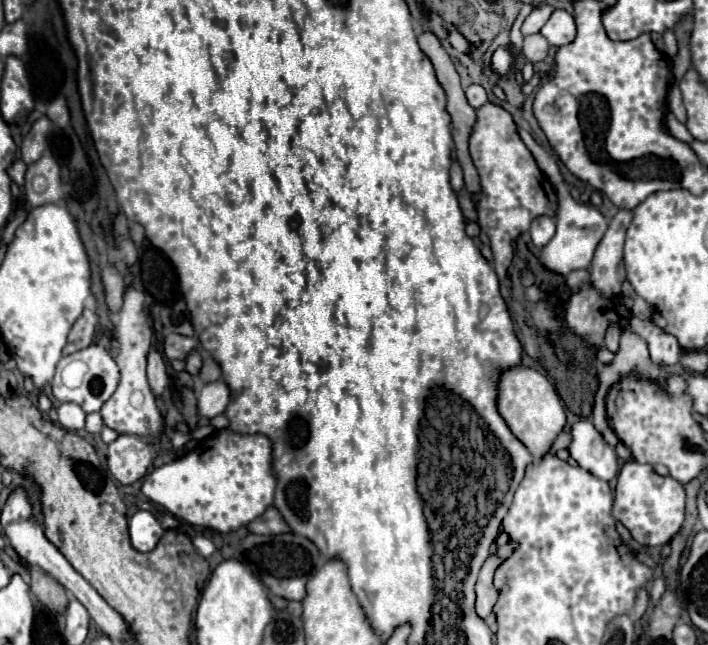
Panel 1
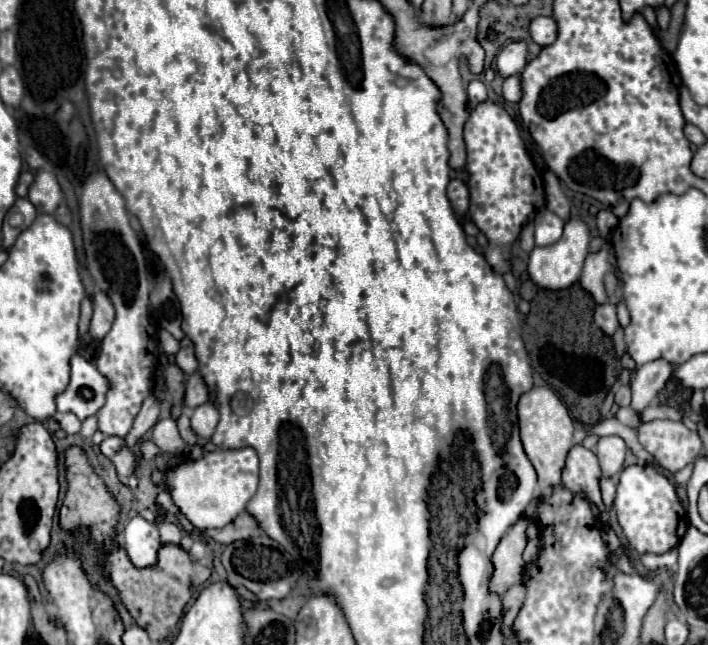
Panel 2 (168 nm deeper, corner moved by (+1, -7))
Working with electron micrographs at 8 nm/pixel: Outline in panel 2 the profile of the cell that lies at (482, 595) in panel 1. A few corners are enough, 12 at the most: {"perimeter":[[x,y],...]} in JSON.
{"perimeter":[[521,516],[501,538],[491,592],[523,582],[527,526]]}

